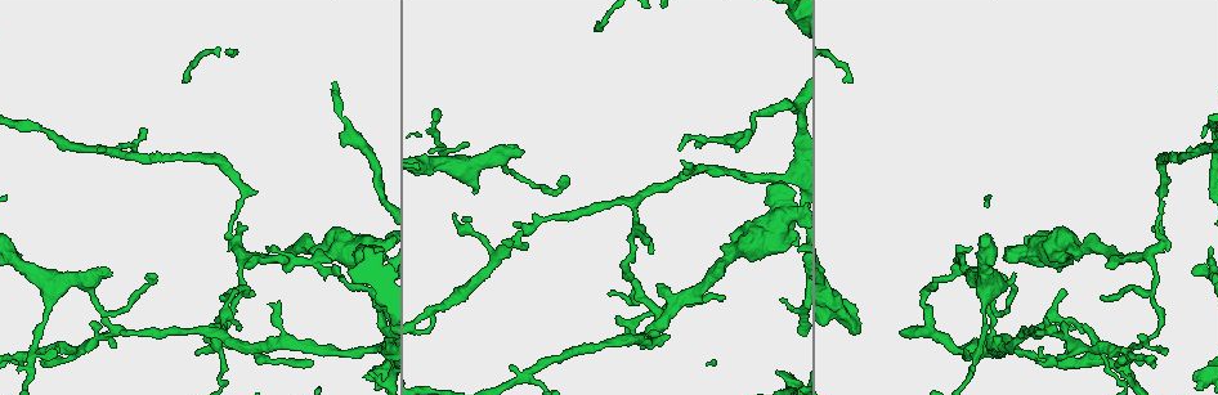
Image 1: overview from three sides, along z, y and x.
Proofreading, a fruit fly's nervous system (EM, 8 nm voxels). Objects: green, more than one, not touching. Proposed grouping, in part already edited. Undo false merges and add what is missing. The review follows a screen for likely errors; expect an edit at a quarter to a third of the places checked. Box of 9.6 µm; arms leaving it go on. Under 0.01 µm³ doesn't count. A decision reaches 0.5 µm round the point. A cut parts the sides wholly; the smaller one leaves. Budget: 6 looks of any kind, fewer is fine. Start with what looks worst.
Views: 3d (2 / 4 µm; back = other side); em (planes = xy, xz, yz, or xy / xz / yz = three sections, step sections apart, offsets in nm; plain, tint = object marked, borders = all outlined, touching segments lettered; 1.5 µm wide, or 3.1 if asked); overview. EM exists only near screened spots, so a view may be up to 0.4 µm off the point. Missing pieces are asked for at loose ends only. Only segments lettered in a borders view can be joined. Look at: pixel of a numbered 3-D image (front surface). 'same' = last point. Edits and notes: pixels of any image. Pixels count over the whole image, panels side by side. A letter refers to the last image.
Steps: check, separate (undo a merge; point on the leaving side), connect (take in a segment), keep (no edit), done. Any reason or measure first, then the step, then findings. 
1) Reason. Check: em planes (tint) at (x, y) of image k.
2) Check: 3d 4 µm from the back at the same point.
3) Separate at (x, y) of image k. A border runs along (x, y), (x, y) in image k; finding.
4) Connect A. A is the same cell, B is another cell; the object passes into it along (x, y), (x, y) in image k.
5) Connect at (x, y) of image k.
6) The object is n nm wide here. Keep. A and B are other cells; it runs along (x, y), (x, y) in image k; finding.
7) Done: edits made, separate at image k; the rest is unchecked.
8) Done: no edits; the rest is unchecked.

Free end. Check: 3d 4 µm at (975, 270) of image 1.

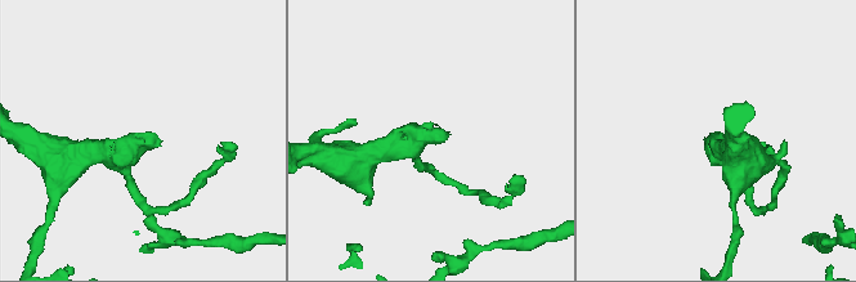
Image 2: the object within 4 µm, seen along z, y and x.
Check: em xy step 8 (borders) at (162, 140) of image 2.

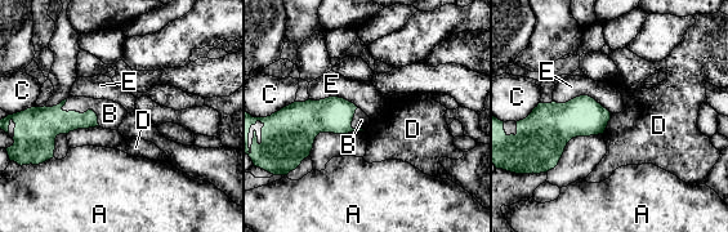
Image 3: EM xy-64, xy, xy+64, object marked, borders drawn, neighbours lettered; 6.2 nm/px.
The longest contact is with E, 380 nm. Connect B. B is the same cell, A, C, D and E are other cells; it goes on there.

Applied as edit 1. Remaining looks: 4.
An open end. Check: em planes (borders) at (776, 374) of image 1.

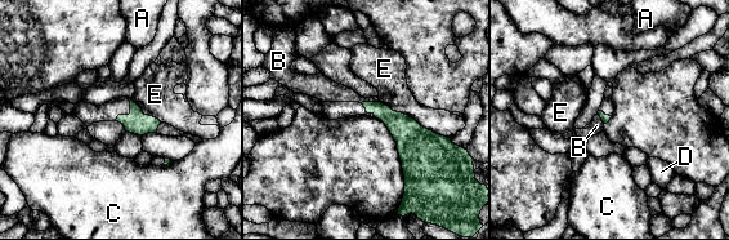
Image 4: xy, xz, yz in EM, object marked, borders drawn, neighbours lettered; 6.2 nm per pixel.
Connect B. B is the same cell, A, C, D and E are other cells; the object passes into it along (401, 127), (370, 102), (331, 92) in image 4; it goes on there.

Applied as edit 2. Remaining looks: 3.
Done: edits made, connect at image 3, connect at image 4; the rest is unchecked.

